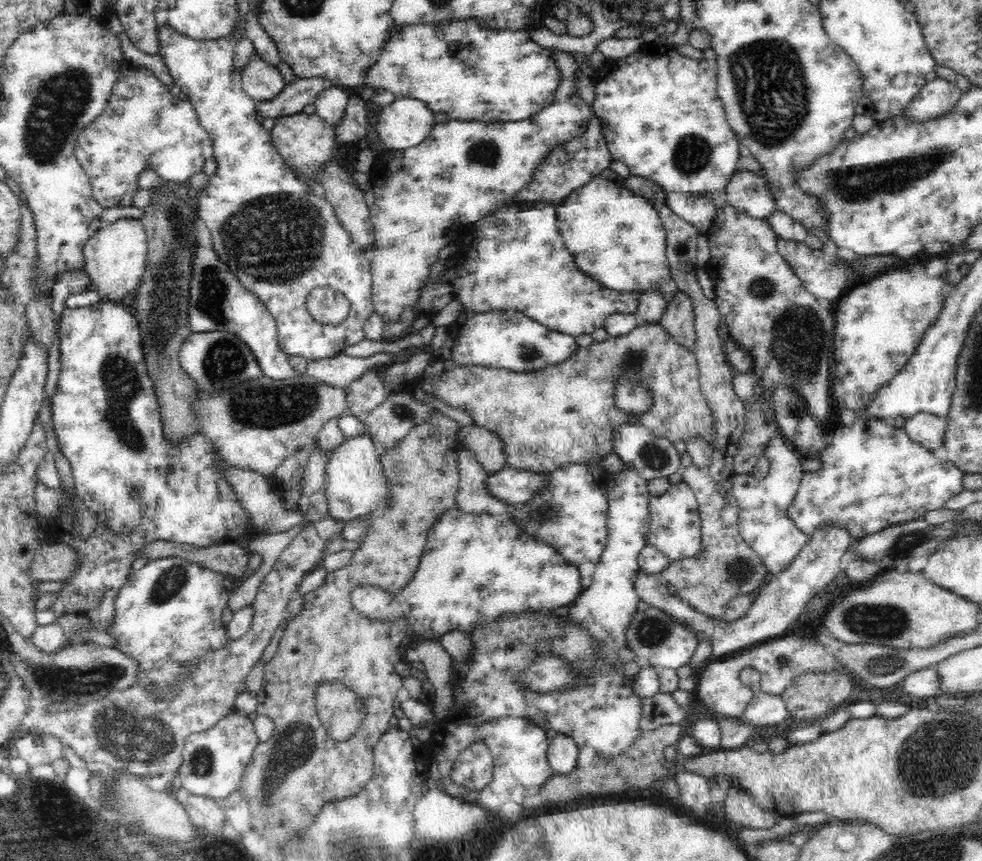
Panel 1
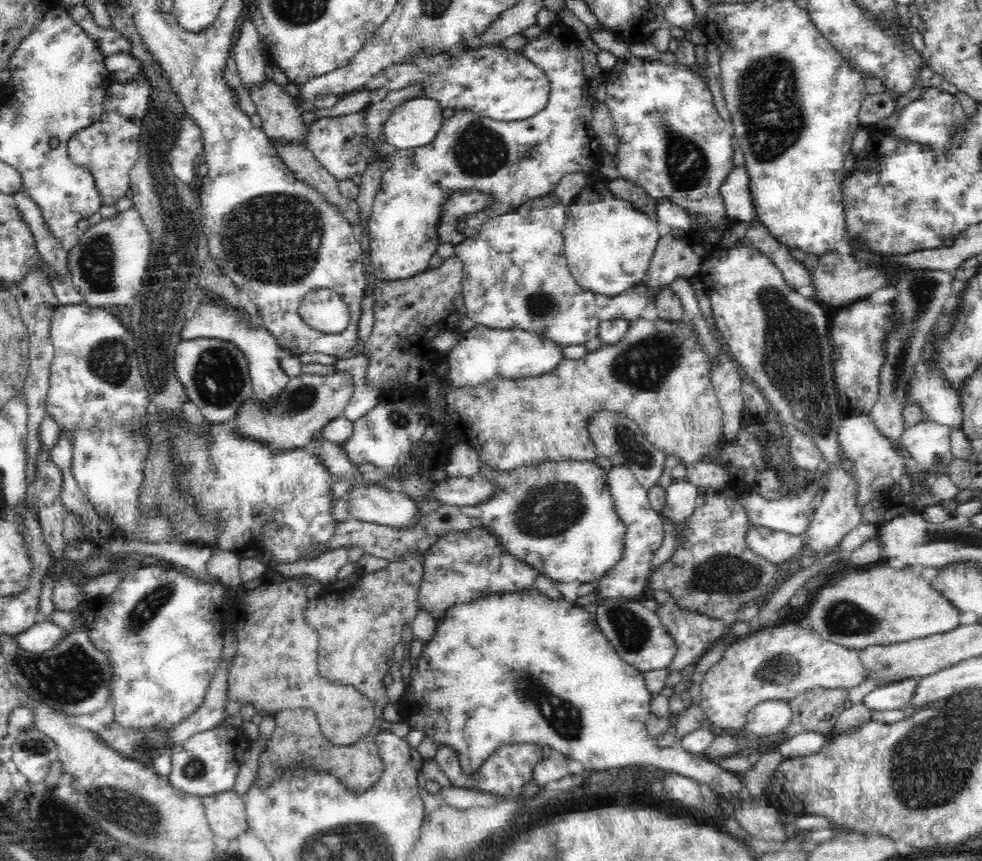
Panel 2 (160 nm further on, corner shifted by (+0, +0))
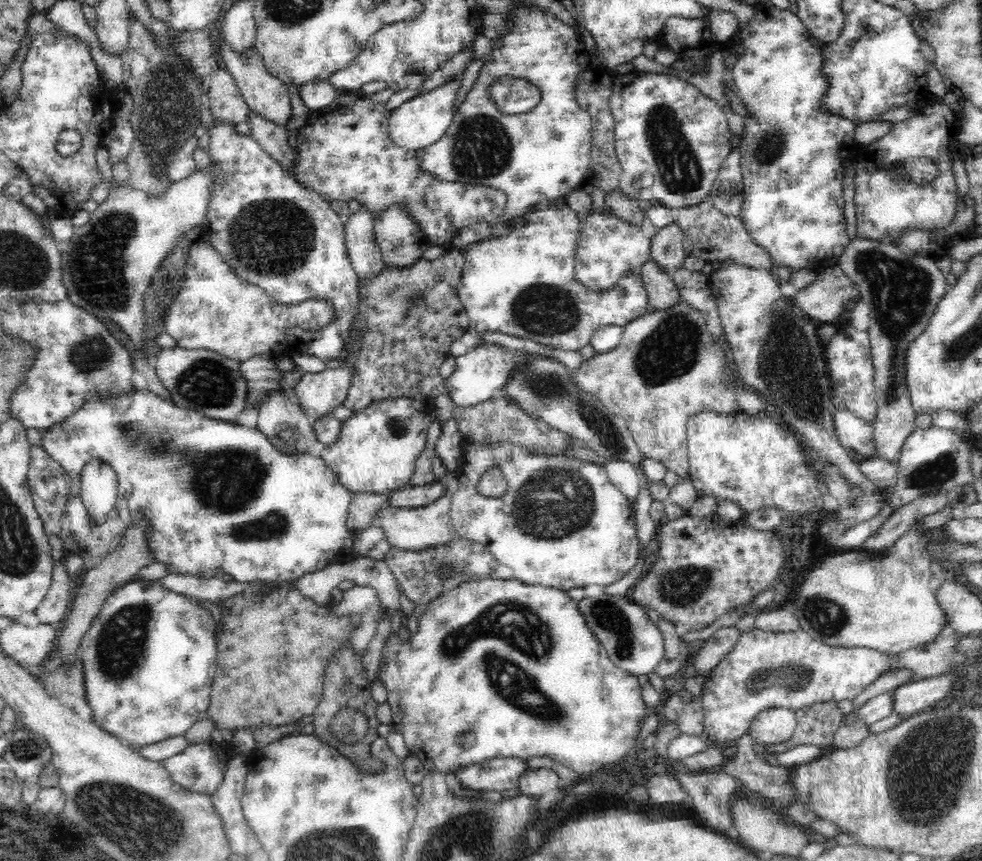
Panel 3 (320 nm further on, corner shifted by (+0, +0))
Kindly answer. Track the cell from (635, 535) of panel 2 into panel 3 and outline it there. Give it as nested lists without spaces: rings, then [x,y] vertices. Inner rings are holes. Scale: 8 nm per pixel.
[[[607,459],[604,467],[610,482],[626,496],[627,502],[633,508],[640,492],[638,471],[636,471],[634,464],[626,460]]]

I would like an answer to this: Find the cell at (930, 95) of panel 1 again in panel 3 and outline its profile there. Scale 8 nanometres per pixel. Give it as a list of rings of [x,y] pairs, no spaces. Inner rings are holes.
[[[930,98],[914,108],[911,118],[896,122],[890,133],[857,149],[854,202],[858,238],[890,243],[890,236],[894,236],[898,228],[946,228],[954,220],[957,191],[952,167],[960,127],[961,118],[958,114],[942,99]],[[912,156],[922,156],[925,161],[936,164],[938,178],[922,187],[891,173],[892,166]]]

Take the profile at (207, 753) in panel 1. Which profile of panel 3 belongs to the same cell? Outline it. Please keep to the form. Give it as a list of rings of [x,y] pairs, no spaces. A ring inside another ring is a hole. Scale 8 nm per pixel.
[[[213,739],[207,743],[189,744],[180,754],[163,760],[163,767],[170,778],[180,787],[201,795],[214,794],[224,780],[227,762],[234,756],[233,745],[229,741],[217,743]]]

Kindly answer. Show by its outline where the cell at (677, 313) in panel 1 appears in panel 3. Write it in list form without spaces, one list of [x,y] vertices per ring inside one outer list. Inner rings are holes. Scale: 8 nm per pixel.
[[[646,262],[640,275],[649,303],[655,309],[665,309],[678,302],[680,296],[677,286],[669,274],[658,269],[655,262]]]

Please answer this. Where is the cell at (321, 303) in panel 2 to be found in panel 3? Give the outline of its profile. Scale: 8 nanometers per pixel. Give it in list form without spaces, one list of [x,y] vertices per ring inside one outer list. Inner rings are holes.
[[[210,241],[190,247],[189,256],[186,276],[183,276],[186,283],[181,284],[182,292],[177,292],[164,316],[164,332],[176,341],[176,347],[205,348],[240,363],[256,354],[268,354],[277,359],[289,356],[290,346],[283,338],[288,326],[315,331],[335,321],[333,304],[324,297],[293,305],[283,305],[270,298],[260,287],[236,276]]]

